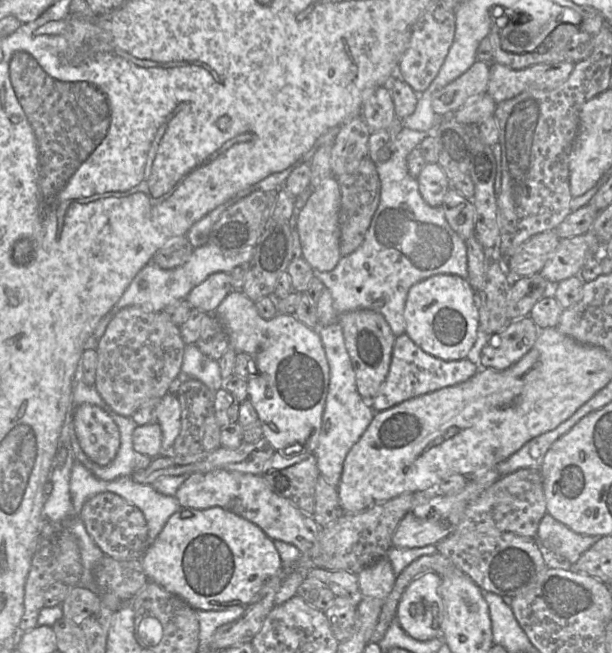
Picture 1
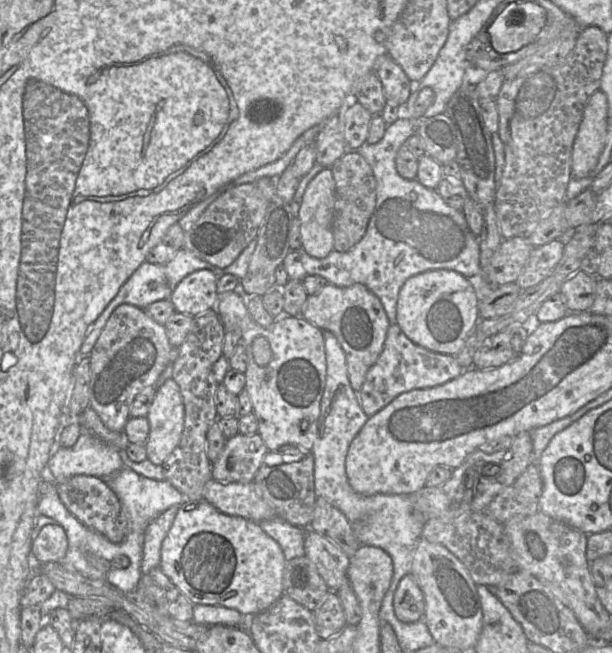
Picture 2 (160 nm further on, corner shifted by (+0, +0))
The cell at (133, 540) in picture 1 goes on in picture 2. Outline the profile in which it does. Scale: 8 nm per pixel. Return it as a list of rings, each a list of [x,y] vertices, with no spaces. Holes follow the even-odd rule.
[[[75,475],[57,483],[60,500],[84,526],[105,536],[113,543],[122,542],[128,533],[128,522],[117,495],[101,478]]]

